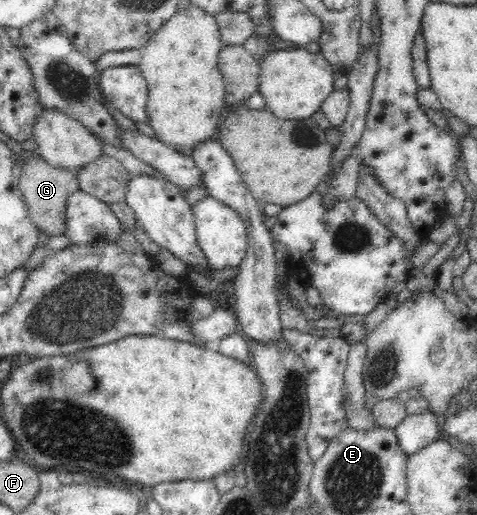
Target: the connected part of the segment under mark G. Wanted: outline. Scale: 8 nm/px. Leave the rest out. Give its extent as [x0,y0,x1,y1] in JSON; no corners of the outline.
[16,152,79,236]

